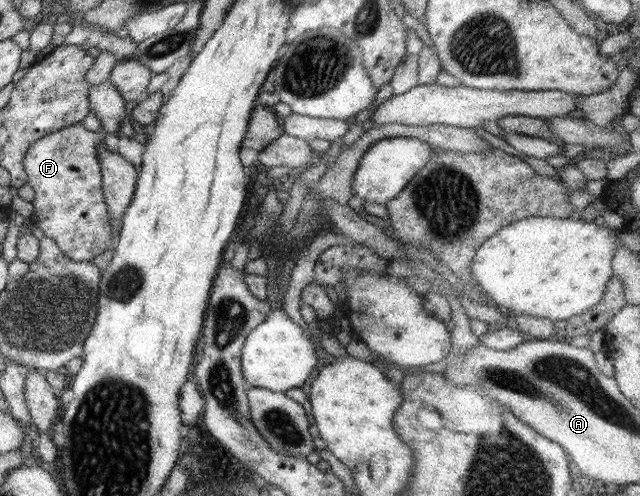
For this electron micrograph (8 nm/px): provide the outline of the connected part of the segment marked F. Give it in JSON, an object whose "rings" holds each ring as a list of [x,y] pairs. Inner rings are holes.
{"rings":[[[78,122],[38,138],[22,160],[27,183],[34,192],[32,223],[74,262],[91,262],[112,241],[96,153],[103,137],[102,131],[88,131]]]}

